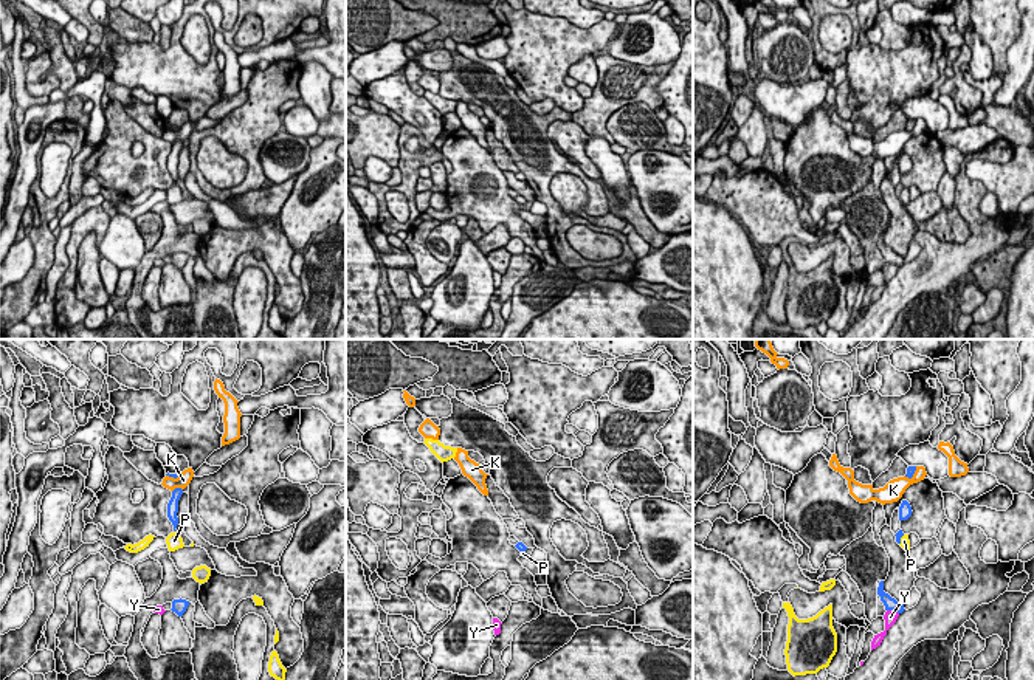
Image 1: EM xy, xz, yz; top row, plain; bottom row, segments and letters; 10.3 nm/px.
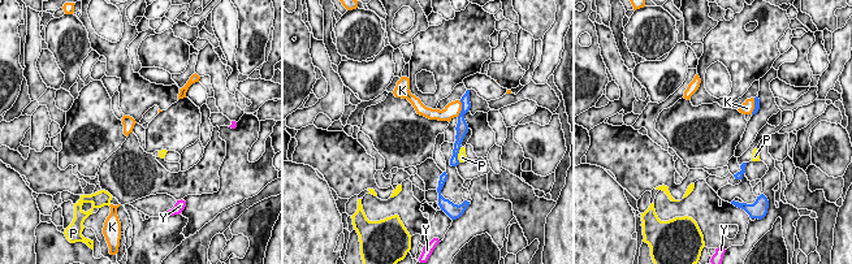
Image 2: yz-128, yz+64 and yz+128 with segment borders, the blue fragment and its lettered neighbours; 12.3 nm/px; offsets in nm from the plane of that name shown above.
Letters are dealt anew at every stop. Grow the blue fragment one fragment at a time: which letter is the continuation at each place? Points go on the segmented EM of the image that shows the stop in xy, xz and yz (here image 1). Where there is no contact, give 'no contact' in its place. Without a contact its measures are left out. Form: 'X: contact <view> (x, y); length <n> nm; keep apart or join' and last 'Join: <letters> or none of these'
K: contact xy (177, 488); length 120 nm; keep apart
P: contact yz (899, 539); length 120 nm; keep apart
Y: contact yz (893, 609); length 140 nm; keep apart
Join: none of these

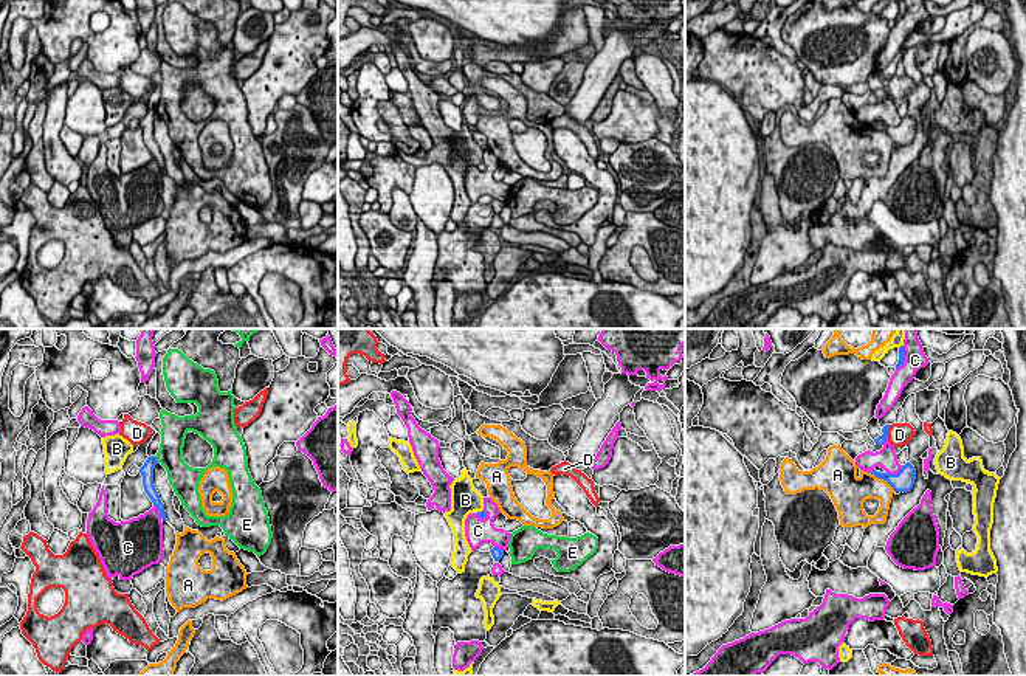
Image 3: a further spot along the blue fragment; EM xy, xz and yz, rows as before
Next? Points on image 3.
A: contact yz (882, 478); length 320 nm; keep apart
B: contact xz (479, 512); length 70 nm; keep apart
C: contact yz (895, 475); length 190 nm; keep apart
D: contact yz (887, 431); length 130 nm; keep apart
E: contact xy (155, 459); length 80 nm; keep apart
Join: none of these

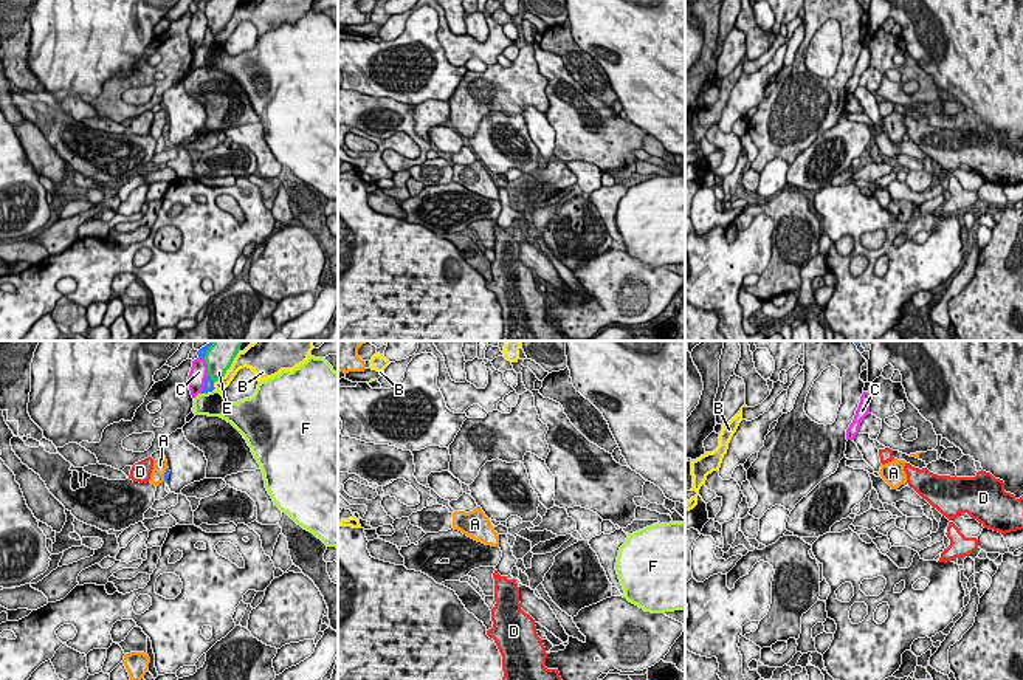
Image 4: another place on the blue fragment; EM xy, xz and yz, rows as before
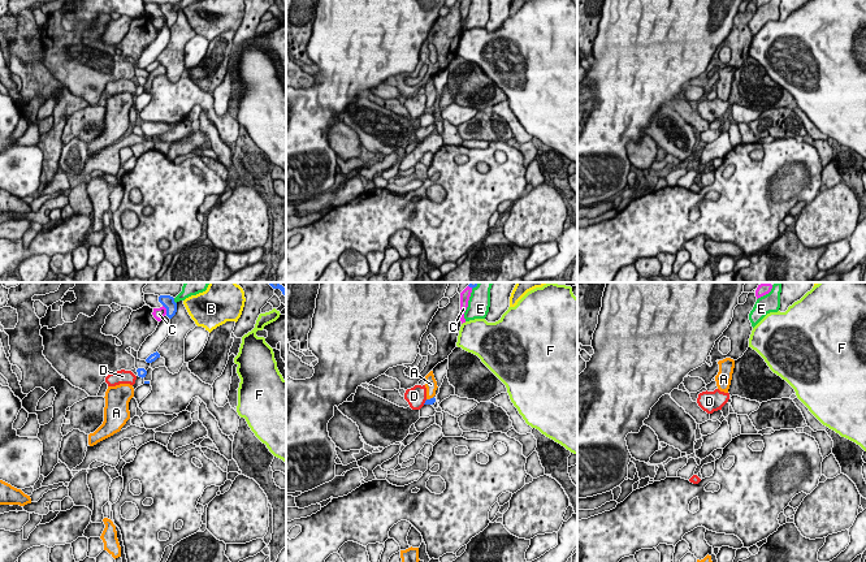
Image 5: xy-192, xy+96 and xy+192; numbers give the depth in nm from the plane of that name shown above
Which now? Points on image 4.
A: contact xy (165, 474); length 150 nm; keep apart
B: contact xy (213, 386); length 70 nm; keep apart
C: contact xy (205, 384); length 200 nm; keep apart
D: no contact; keep apart
E: contact xy (210, 378); length 120 nm; keep apart
F: contact xy (208, 391); length 160 nm; keep apart
Join: none of these

